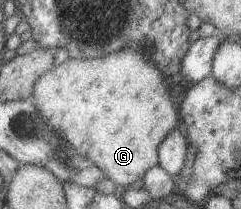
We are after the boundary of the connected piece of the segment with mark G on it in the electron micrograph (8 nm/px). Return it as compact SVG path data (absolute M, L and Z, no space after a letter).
M128 49L126 52L98 60L80 61L68 58L38 79L31 99L47 123L58 131L78 154L99 166L116 186L131 188L136 180L143 179L150 169L160 165L160 145L172 130L182 126L182 119L180 106L176 106L172 100L174 94L170 92L171 85L177 79L173 81L166 77L151 60L152 55L148 55L144 49L140 53L134 49Z

